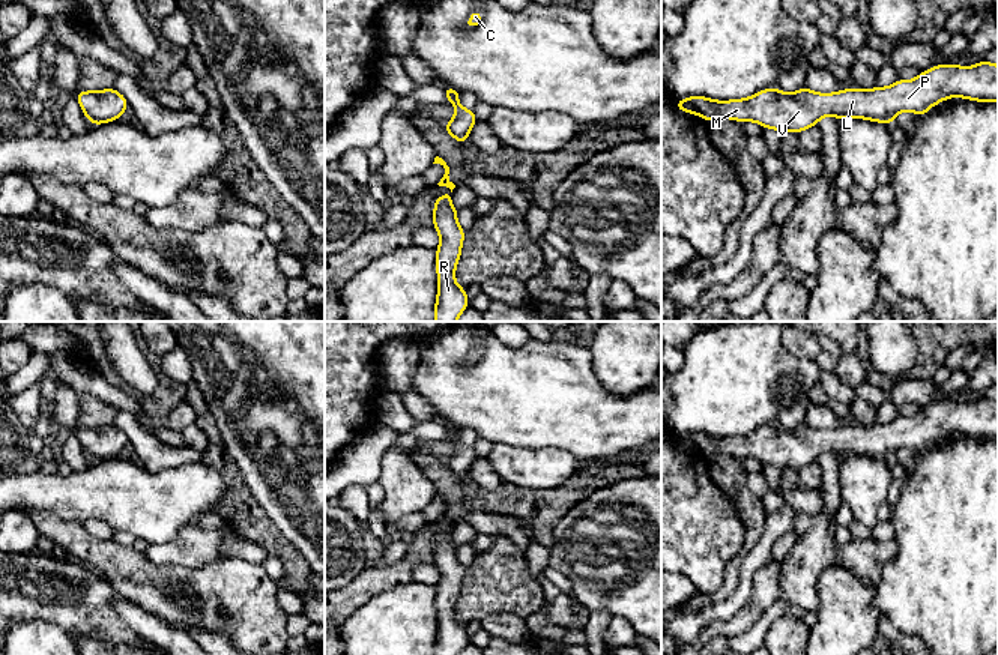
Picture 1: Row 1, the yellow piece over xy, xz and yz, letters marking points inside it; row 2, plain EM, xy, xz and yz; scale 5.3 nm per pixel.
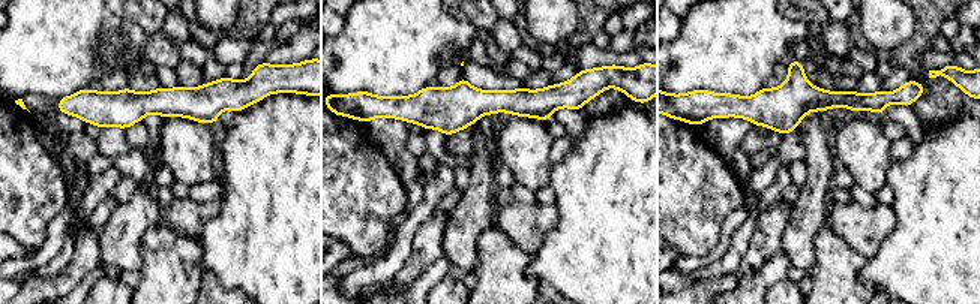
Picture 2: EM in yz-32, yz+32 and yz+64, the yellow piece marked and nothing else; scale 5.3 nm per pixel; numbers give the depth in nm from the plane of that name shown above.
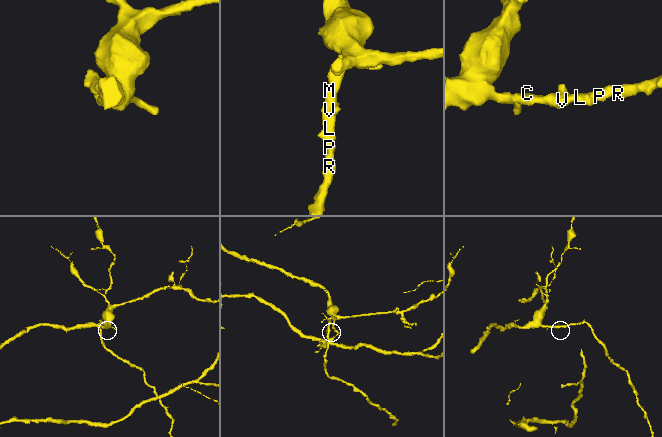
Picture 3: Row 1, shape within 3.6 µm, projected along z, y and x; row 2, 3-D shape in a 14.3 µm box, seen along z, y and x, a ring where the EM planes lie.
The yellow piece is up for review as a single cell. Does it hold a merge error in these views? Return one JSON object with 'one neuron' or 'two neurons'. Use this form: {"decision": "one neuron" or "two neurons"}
{"decision": "one neuron"}

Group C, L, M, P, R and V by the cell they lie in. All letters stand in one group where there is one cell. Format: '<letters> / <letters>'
C L M P R V

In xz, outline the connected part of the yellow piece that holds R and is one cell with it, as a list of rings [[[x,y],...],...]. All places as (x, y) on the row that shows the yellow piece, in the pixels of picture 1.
[[[439,156],[434,158],[434,162],[433,162],[433,164],[440,164],[440,165],[445,168],[445,174],[443,174],[443,177],[440,179],[440,182],[439,182],[437,185],[439,185],[439,186],[446,186],[446,188],[451,189],[446,195],[437,197],[437,198],[434,200],[434,209],[433,209],[433,227],[436,228],[436,231],[439,233],[439,237],[440,237],[439,246],[437,246],[437,249],[436,249],[437,297],[436,297],[436,305],[434,305],[434,318],[436,318],[436,321],[457,321],[458,317],[460,317],[460,314],[461,314],[466,308],[469,308],[467,293],[466,293],[466,290],[464,290],[463,287],[460,287],[460,285],[455,282],[455,276],[454,276],[457,263],[458,263],[458,260],[460,260],[460,254],[461,254],[461,248],[463,248],[463,239],[464,239],[466,231],[464,231],[464,230],[458,225],[458,222],[457,222],[457,213],[458,213],[458,210],[452,207],[452,201],[451,201],[452,194],[451,194],[451,192],[452,192],[452,189],[455,188],[455,185],[449,180],[449,176],[448,176],[448,174],[449,174],[449,167],[448,167],[446,162],[445,162],[442,158],[439,158]]]

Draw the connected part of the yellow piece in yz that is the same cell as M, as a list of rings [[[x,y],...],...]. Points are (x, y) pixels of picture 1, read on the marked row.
[[[981,60],[975,66],[938,65],[918,77],[897,80],[888,87],[843,89],[816,93],[807,86],[786,93],[770,87],[744,99],[715,101],[688,96],[675,101],[676,110],[703,117],[708,123],[724,117],[735,122],[756,122],[764,129],[803,132],[816,126],[824,116],[837,120],[855,117],[891,125],[900,111],[926,114],[948,98],[998,102],[998,65]]]

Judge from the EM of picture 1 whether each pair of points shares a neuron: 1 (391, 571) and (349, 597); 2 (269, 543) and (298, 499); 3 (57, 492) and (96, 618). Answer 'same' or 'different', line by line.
1: same
2: different
3: different

